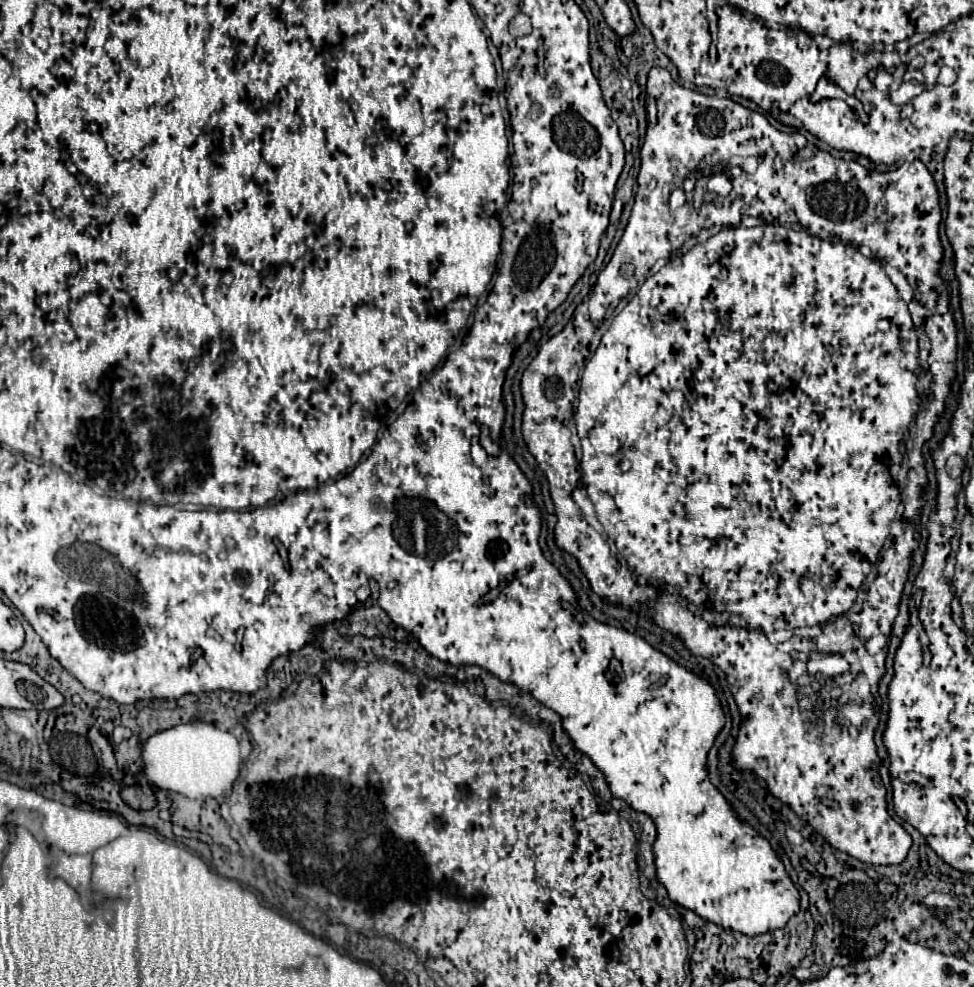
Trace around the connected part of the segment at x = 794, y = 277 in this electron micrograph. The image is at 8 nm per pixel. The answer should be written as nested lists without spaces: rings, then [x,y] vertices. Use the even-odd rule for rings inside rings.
[[[653,67],[653,69],[651,69],[651,73],[649,73],[649,81],[647,81],[647,93],[649,93],[649,95],[653,95],[653,97],[655,97],[655,98],[652,98],[652,97],[649,97],[649,98],[647,98],[647,100],[646,100],[646,112],[647,112],[647,119],[648,119],[648,123],[649,123],[649,124],[650,124],[650,125],[655,125],[655,124],[656,124],[656,121],[657,121],[657,124],[656,124],[656,125],[655,125],[655,127],[648,127],[648,128],[647,128],[647,131],[646,131],[646,135],[645,135],[645,141],[643,141],[643,144],[642,144],[642,146],[641,146],[641,149],[640,149],[640,159],[641,159],[641,169],[639,169],[639,173],[638,173],[638,176],[637,176],[637,183],[638,183],[638,189],[637,189],[637,192],[636,192],[636,193],[635,193],[635,196],[634,196],[634,200],[635,200],[635,202],[634,202],[634,205],[633,205],[633,211],[631,211],[631,217],[629,217],[629,223],[627,223],[627,227],[625,227],[625,233],[623,233],[623,237],[621,237],[621,241],[619,241],[619,245],[617,245],[617,247],[615,247],[615,253],[613,253],[613,257],[611,257],[611,261],[609,261],[609,263],[607,263],[607,267],[605,267],[605,269],[603,269],[603,271],[601,271],[601,273],[599,273],[599,279],[597,279],[597,281],[596,281],[596,283],[595,283],[595,285],[594,285],[594,286],[593,286],[593,287],[592,287],[592,291],[591,291],[591,294],[590,294],[590,296],[589,296],[589,298],[588,298],[588,310],[589,310],[589,315],[590,315],[590,316],[589,316],[589,315],[587,315],[587,319],[588,319],[588,320],[589,320],[589,321],[590,321],[590,322],[591,322],[591,323],[592,323],[592,324],[593,324],[593,326],[594,326],[594,327],[595,327],[595,329],[597,329],[597,327],[600,327],[600,326],[601,326],[601,325],[602,325],[602,324],[603,324],[603,325],[602,325],[602,326],[601,326],[601,327],[600,327],[600,328],[598,328],[598,329],[597,329],[597,330],[596,330],[596,332],[595,332],[595,334],[594,334],[594,339],[593,339],[593,333],[591,333],[591,331],[585,331],[585,333],[583,333],[583,331],[581,331],[581,327],[575,327],[575,325],[574,325],[574,324],[573,324],[573,321],[570,321],[570,322],[569,322],[569,323],[567,323],[567,325],[565,325],[565,329],[563,329],[563,331],[561,331],[561,333],[557,333],[557,335],[555,335],[555,337],[551,337],[551,339],[549,339],[549,341],[547,341],[547,343],[543,343],[543,345],[541,345],[541,349],[539,349],[539,353],[537,353],[537,357],[535,357],[535,359],[533,359],[533,361],[531,361],[531,363],[529,363],[529,367],[527,367],[527,369],[525,369],[525,373],[523,373],[523,379],[521,379],[521,393],[523,393],[523,401],[525,401],[525,413],[523,413],[523,437],[525,437],[525,443],[527,443],[527,447],[529,447],[529,451],[531,451],[531,453],[533,453],[533,455],[535,455],[535,459],[537,459],[537,463],[539,463],[539,467],[541,467],[541,471],[543,471],[543,473],[545,473],[545,477],[547,477],[547,475],[549,475],[549,485],[551,485],[551,497],[553,497],[553,503],[555,503],[555,511],[557,511],[557,527],[555,527],[555,541],[557,541],[557,545],[559,545],[559,547],[561,547],[561,549],[563,549],[563,551],[567,551],[567,553],[571,553],[571,555],[573,555],[573,557],[577,557],[577,561],[579,561],[579,565],[581,565],[581,569],[583,569],[583,573],[585,573],[585,575],[587,575],[587,579],[589,579],[589,581],[591,581],[591,587],[593,587],[593,591],[595,591],[595,593],[599,593],[599,595],[601,595],[601,597],[605,597],[605,599],[607,599],[607,601],[609,601],[609,603],[615,603],[615,601],[619,601],[619,603],[623,603],[623,605],[633,605],[633,603],[641,603],[641,601],[643,601],[643,603],[655,603],[655,617],[657,617],[657,623],[659,623],[659,625],[661,625],[661,627],[665,627],[665,629],[669,629],[669,631],[673,631],[673,633],[677,633],[677,635],[679,635],[679,637],[681,637],[681,639],[683,639],[683,643],[685,643],[685,645],[687,645],[687,647],[689,647],[689,649],[691,649],[691,653],[695,653],[695,655],[701,655],[701,657],[707,657],[707,659],[711,659],[711,661],[713,661],[713,663],[715,663],[715,665],[719,665],[719,667],[721,667],[721,669],[723,669],[723,671],[725,671],[725,675],[727,675],[727,681],[729,681],[729,685],[731,685],[731,693],[733,693],[733,697],[735,697],[735,701],[737,701],[737,705],[739,705],[739,711],[741,711],[741,717],[745,717],[745,721],[743,721],[743,723],[741,723],[741,729],[739,729],[739,735],[737,735],[737,743],[735,743],[735,747],[733,747],[733,757],[735,757],[735,765],[737,765],[737,767],[739,767],[739,769],[751,769],[751,771],[755,771],[755,773],[757,773],[757,775],[759,775],[759,777],[763,777],[763,779],[765,779],[765,781],[767,781],[767,785],[769,785],[769,791],[771,791],[771,793],[773,793],[773,795],[775,795],[775,797],[779,797],[779,799],[781,799],[781,801],[783,801],[783,803],[787,803],[787,805],[789,805],[789,807],[791,807],[791,809],[793,809],[793,811],[795,811],[795,813],[797,813],[797,815],[799,815],[799,817],[801,817],[801,819],[805,819],[805,821],[807,821],[807,823],[809,823],[809,825],[811,825],[811,827],[813,827],[813,829],[815,829],[815,831],[817,831],[817,833],[819,833],[819,835],[821,835],[821,837],[823,837],[823,839],[825,839],[825,841],[827,841],[827,843],[829,843],[829,845],[833,845],[833,849],[841,849],[841,851],[845,851],[845,853],[849,853],[849,855],[851,855],[851,857],[855,857],[855,859],[859,859],[859,861],[863,861],[863,863],[871,863],[871,865],[899,865],[899,863],[903,863],[903,861],[905,861],[905,857],[907,857],[907,851],[909,851],[909,847],[911,847],[911,837],[909,837],[909,833],[907,833],[907,831],[905,831],[905,829],[903,829],[903,827],[901,827],[901,825],[899,825],[899,823],[897,823],[897,821],[895,821],[895,819],[893,819],[893,817],[891,817],[891,815],[889,815],[889,813],[887,813],[887,801],[885,801],[885,789],[883,789],[883,787],[879,787],[879,785],[877,785],[877,783],[875,783],[875,781],[873,781],[873,775],[871,775],[871,765],[873,765],[873,763],[875,763],[875,761],[877,761],[877,751],[875,751],[875,743],[873,743],[873,733],[875,733],[875,727],[877,727],[877,723],[879,723],[879,703],[881,703],[881,699],[879,699],[879,695],[877,695],[877,683],[879,683],[879,679],[881,679],[881,675],[883,675],[883,673],[885,673],[885,667],[883,667],[883,659],[881,659],[881,657],[873,657],[873,655],[869,655],[869,653],[867,653],[867,651],[865,651],[865,647],[863,647],[863,653],[857,653],[857,655],[847,655],[847,661],[849,661],[849,665],[851,665],[851,667],[849,667],[849,671],[851,671],[851,673],[853,673],[853,675],[855,675],[855,681],[853,681],[853,683],[849,683],[849,685],[841,685],[841,687],[839,687],[839,709],[837,709],[837,707],[833,707],[833,711],[835,711],[835,713],[815,713],[815,711],[801,711],[801,707],[799,707],[799,691],[801,691],[801,689],[799,689],[799,685],[797,685],[797,679],[799,679],[799,677],[801,677],[801,675],[803,675],[803,671],[799,671],[799,669],[797,669],[797,665],[795,665],[795,667],[791,667],[791,669],[783,669],[783,655],[781,655],[781,653],[773,653],[773,643],[769,643],[769,639],[767,639],[767,633],[771,633],[771,631],[775,631],[775,629],[793,629],[793,627],[799,627],[799,625],[817,625],[817,623],[819,623],[819,625],[823,625],[823,623],[825,623],[825,621],[829,621],[829,619],[831,619],[831,615],[843,615],[843,613],[845,613],[845,611],[849,611],[849,607],[851,607],[851,605],[853,605],[853,601],[855,601],[855,597],[857,597],[857,589],[859,589],[859,587],[861,587],[861,583],[863,583],[863,579],[865,579],[865,577],[867,577],[867,575],[869,575],[869,573],[871,573],[871,569],[873,569],[873,565],[877,565],[877,561],[879,561],[879,553],[881,553],[881,549],[883,549],[883,545],[885,545],[885,539],[887,539],[887,535],[889,535],[889,523],[891,523],[891,521],[893,521],[893,517],[895,517],[895,511],[897,511],[897,505],[899,505],[899,489],[897,489],[897,483],[895,483],[895,475],[897,475],[897,469],[899,469],[899,465],[901,465],[901,459],[903,459],[903,451],[905,451],[905,443],[903,443],[903,437],[905,437],[905,433],[907,433],[907,429],[909,429],[909,425],[911,425],[911,423],[913,423],[913,425],[911,425],[911,429],[909,429],[909,439],[907,439],[907,465],[909,465],[909,483],[907,483],[907,493],[909,493],[909,487],[921,487],[921,485],[925,485],[925,483],[927,483],[927,479],[925,479],[925,469],[923,469],[923,457],[921,457],[921,447],[923,447],[923,443],[925,443],[925,441],[927,441],[927,439],[929,439],[929,437],[931,437],[931,433],[933,433],[933,425],[935,425],[935,421],[937,421],[937,417],[939,417],[939,413],[941,413],[941,411],[943,411],[943,405],[945,405],[945,401],[943,401],[943,399],[945,399],[945,395],[947,395],[947,391],[949,391],[949,381],[951,381],[951,379],[953,379],[953,377],[955,377],[955,371],[953,371],[953,361],[955,361],[955,355],[957,355],[957,341],[955,341],[955,321],[953,321],[953,315],[951,315],[951,313],[947,313],[947,312],[948,312],[948,311],[949,311],[949,309],[950,309],[950,308],[949,308],[949,306],[950,306],[950,305],[949,305],[949,303],[950,303],[950,289],[948,289],[948,287],[947,287],[947,286],[945,286],[945,285],[942,285],[942,286],[941,286],[941,287],[940,287],[940,302],[939,302],[939,303],[938,303],[938,307],[940,307],[940,310],[938,310],[938,311],[939,311],[939,313],[940,313],[940,314],[945,314],[945,315],[941,315],[941,317],[939,317],[939,315],[937,315],[937,317],[929,317],[929,319],[927,319],[927,321],[925,321],[925,320],[926,320],[926,318],[927,318],[927,317],[928,317],[928,316],[929,316],[929,315],[930,315],[930,314],[931,314],[931,312],[930,312],[930,311],[929,311],[929,310],[927,310],[927,309],[926,309],[926,308],[925,308],[925,307],[921,307],[921,304],[920,304],[920,303],[919,303],[919,302],[917,302],[917,301],[915,301],[915,300],[913,300],[913,289],[912,289],[912,287],[911,287],[911,286],[910,286],[910,285],[909,285],[909,283],[911,283],[911,285],[913,285],[913,287],[915,287],[915,283],[923,283],[923,271],[937,271],[937,269],[939,269],[939,261],[941,261],[941,257],[943,257],[943,247],[941,247],[941,241],[939,241],[939,221],[941,221],[941,209],[939,209],[939,197],[937,197],[937,187],[935,187],[935,183],[933,183],[933,177],[931,177],[931,173],[929,173],[929,171],[927,171],[927,167],[925,167],[925,165],[923,165],[923,163],[921,163],[921,161],[919,161],[919,159],[915,159],[915,161],[913,161],[913,163],[903,163],[903,165],[901,165],[901,167],[899,167],[899,169],[895,169],[895,171],[889,171],[889,172],[885,172],[885,173],[879,173],[879,171],[871,171],[871,169],[867,169],[867,167],[863,167],[863,165],[859,165],[859,163],[858,163],[858,162],[857,162],[857,161],[854,161],[854,160],[853,160],[853,159],[851,159],[851,161],[845,161],[845,159],[839,159],[839,157],[833,157],[833,155],[831,155],[831,153],[827,153],[827,151],[819,151],[819,149],[817,149],[817,147],[815,147],[815,145],[811,145],[811,143],[809,143],[809,141],[807,141],[807,139],[805,139],[805,137],[803,137],[803,135],[801,135],[801,133],[781,133],[781,131],[777,131],[777,129],[775,129],[775,127],[773,127],[773,125],[771,125],[771,123],[769,123],[769,121],[767,121],[767,119],[765,119],[765,117],[763,117],[763,115],[761,115],[761,113],[757,113],[757,111],[751,111],[751,109],[745,109],[745,107],[743,107],[743,105],[739,105],[739,103],[733,103],[733,101],[731,101],[731,99],[721,99],[721,97],[707,97],[707,95],[701,95],[701,93],[697,93],[697,91],[691,91],[691,89],[685,89],[685,87],[681,87],[681,85],[679,85],[679,83],[675,83],[675,81],[673,81],[673,79],[671,79],[671,75],[669,75],[669,71],[667,71],[667,69],[663,69],[663,67]],[[767,133],[781,133],[781,135],[777,135],[777,137],[769,137],[769,141],[777,141],[777,149],[773,149],[773,147],[771,147],[771,149],[769,149],[769,145],[767,145],[767,143],[769,143],[769,141],[767,141]],[[753,149],[761,149],[761,153],[769,153],[769,151],[771,151],[771,155],[769,155],[769,157],[763,157],[763,159],[761,159],[761,157],[757,157],[757,159],[759,159],[759,167],[757,167],[757,171],[755,171],[755,173],[753,173],[753,175],[741,175],[741,177],[739,177],[739,179],[737,179],[737,183],[735,183],[735,187],[733,187],[733,189],[731,189],[731,193],[729,193],[729,195],[725,195],[725,197],[723,197],[723,203],[721,203],[721,205],[719,205],[719,207],[713,207],[713,213],[707,213],[707,215],[705,215],[705,213],[703,213],[703,217],[697,217],[697,219],[695,219],[695,223],[689,223],[689,221],[687,221],[687,223],[685,223],[685,225],[687,225],[687,227],[685,227],[685,229],[681,229],[681,227],[679,227],[679,225],[675,225],[675,221],[669,221],[669,213],[667,213],[667,203],[665,203],[665,201],[663,201],[663,185],[665,185],[665,184],[666,184],[666,183],[671,183],[671,181],[673,181],[673,177],[675,177],[675,163],[673,163],[673,161],[684,161],[684,162],[687,162],[687,165],[689,165],[689,166],[687,166],[687,167],[688,167],[688,169],[689,169],[689,170],[690,170],[690,171],[692,171],[692,170],[693,170],[693,172],[694,172],[694,171],[697,171],[697,170],[698,170],[698,167],[699,167],[699,165],[701,165],[701,162],[703,162],[703,167],[713,167],[713,165],[719,165],[719,163],[721,163],[721,161],[723,161],[723,159],[729,159],[729,157],[731,157],[731,155],[743,155],[743,153],[753,153]],[[741,213],[747,213],[747,215],[751,215],[751,217],[757,217],[757,219],[761,219],[761,221],[765,221],[765,222],[767,222],[767,223],[770,223],[770,224],[767,224],[767,223],[765,223],[765,225],[759,225],[759,226],[755,226],[755,227],[749,227],[749,229],[745,229],[745,227],[737,227],[737,226],[736,226],[736,227],[733,227],[733,225],[739,225],[739,223],[741,223]],[[721,217],[723,217],[723,225],[725,225],[725,227],[724,227],[724,228],[723,228],[723,231],[721,231],[721,233],[718,233],[718,232],[719,232],[719,231],[720,231],[720,230],[721,230],[721,229],[722,229],[722,225],[718,225],[718,224],[716,224],[716,225],[715,225],[715,223],[717,223],[717,219],[721,219]],[[783,220],[784,220],[784,223],[786,223],[786,222],[787,222],[787,223],[786,223],[786,228],[787,228],[787,229],[792,229],[792,230],[795,230],[795,231],[796,231],[796,232],[795,232],[795,231],[787,231],[787,229],[786,229],[786,228],[784,228],[784,227],[783,227],[783,226],[781,226],[781,225],[779,225],[779,224],[774,224],[774,223],[771,223],[771,222],[774,222],[774,221],[776,221],[776,222],[779,222],[779,221],[780,221],[780,223],[781,223],[781,222],[782,222],[782,221],[783,221]],[[665,225],[669,225],[669,241],[665,241]],[[699,231],[701,231],[701,233],[700,233],[700,234],[699,234],[699,235],[698,235],[698,236],[697,236],[697,237],[696,237],[696,239],[695,239],[695,244],[697,244],[697,243],[699,243],[699,242],[704,242],[704,241],[705,241],[705,243],[699,243],[699,245],[695,245],[695,247],[693,247],[693,249],[691,249],[691,251],[689,251],[689,253],[687,253],[687,255],[679,255],[679,257],[675,257],[675,251],[677,251],[677,249],[679,249],[679,247],[681,247],[681,245],[683,245],[683,243],[685,243],[685,241],[687,241],[687,239],[689,239],[689,237],[693,237],[693,235],[697,235],[697,233],[699,233]],[[810,233],[813,233],[813,235],[819,235],[819,233],[825,233],[825,235],[829,235],[829,237],[839,237],[839,239],[841,239],[841,241],[847,241],[847,243],[851,243],[851,245],[855,245],[855,247],[859,247],[859,245],[867,245],[867,247],[869,247],[869,249],[871,249],[871,253],[873,253],[873,257],[877,257],[877,259],[879,259],[879,261],[885,261],[885,263],[884,263],[884,264],[883,264],[883,266],[884,266],[884,268],[885,268],[885,269],[886,269],[886,272],[887,272],[887,274],[888,274],[888,276],[889,276],[889,277],[887,277],[887,275],[885,275],[885,271],[881,271],[881,265],[879,265],[879,263],[869,263],[869,261],[867,261],[867,259],[865,259],[865,257],[861,257],[861,253],[860,253],[860,251],[859,251],[859,250],[858,250],[858,249],[857,249],[857,248],[855,248],[855,247],[853,247],[853,246],[851,246],[851,245],[849,245],[849,244],[844,244],[844,243],[841,243],[841,242],[836,242],[836,243],[834,243],[834,242],[833,242],[833,241],[828,241],[828,242],[826,242],[826,241],[824,241],[824,240],[822,240],[822,239],[820,239],[820,238],[819,238],[819,237],[817,237],[817,236],[814,236],[814,237],[813,237],[813,236],[812,236],[812,235],[811,235],[811,234],[810,234]],[[625,263],[631,263],[631,265],[633,265],[633,267],[635,267],[635,273],[633,273],[633,275],[629,275],[629,277],[627,277],[627,275],[623,275],[623,273],[621,273],[621,267],[623,267],[623,265],[625,265]],[[653,263],[655,263],[655,264],[654,264],[654,266],[653,266],[653,267],[652,267],[652,274],[655,274],[655,273],[657,273],[657,272],[658,272],[658,271],[659,271],[659,270],[660,270],[660,269],[661,269],[661,267],[662,267],[662,266],[664,266],[664,265],[665,265],[665,267],[663,267],[663,269],[661,269],[661,271],[659,271],[659,273],[657,273],[657,275],[653,275],[653,277],[651,277],[651,279],[647,279],[647,281],[645,281],[645,283],[643,283],[643,285],[641,285],[641,289],[639,289],[639,291],[637,291],[637,295],[635,295],[635,294],[636,294],[636,291],[633,291],[633,289],[635,289],[635,287],[637,287],[637,285],[639,285],[639,277],[645,277],[645,273],[647,273],[647,271],[649,271],[649,267],[651,267],[651,265],[653,265]],[[614,310],[615,310],[615,312],[617,312],[617,313],[619,313],[619,315],[617,315],[617,317],[615,317],[615,319],[613,319],[613,323],[611,323],[611,321],[612,321],[612,319],[611,319],[611,318],[609,318],[609,319],[606,319],[606,318],[608,318],[608,317],[609,317],[609,316],[610,316],[610,315],[611,315],[611,314],[612,314],[612,313],[613,313],[613,311],[614,311]],[[589,345],[591,345],[591,346],[590,346],[590,348],[593,348],[593,349],[596,349],[596,348],[597,348],[597,347],[598,347],[598,346],[599,346],[599,349],[597,349],[597,351],[595,351],[595,355],[593,355],[593,359],[591,359],[591,361],[589,361],[589,363],[587,363],[587,365],[585,365],[585,359],[587,359],[587,357],[589,357]],[[917,353],[919,353],[919,362],[920,362],[920,365],[921,365],[921,366],[922,366],[922,367],[923,367],[923,368],[925,368],[925,369],[926,369],[926,368],[927,368],[927,375],[929,375],[929,383],[927,383],[927,384],[926,384],[926,385],[925,385],[925,384],[924,384],[924,381],[923,381],[923,380],[922,380],[922,378],[920,378],[920,379],[919,379],[919,382],[918,382],[918,385],[917,385],[917,389],[918,389],[918,390],[919,390],[919,391],[921,391],[921,393],[919,393],[919,395],[921,395],[921,399],[919,399],[919,395],[917,395],[917,391],[915,391],[915,383],[917,383],[917,373],[919,373],[919,363],[917,363]],[[576,395],[577,395],[577,399],[579,399],[579,405],[577,405],[577,411],[576,411],[576,414],[575,414],[575,417],[576,417],[576,416],[577,416],[577,422],[575,422],[575,425],[574,425],[574,423],[569,423],[569,421],[571,421],[571,417],[573,417],[573,411],[572,411],[572,410],[573,410],[573,402],[574,402],[574,401],[575,401],[575,399],[576,399]],[[569,424],[570,424],[570,426],[571,426],[571,427],[572,427],[572,428],[573,428],[573,427],[574,427],[574,426],[575,426],[575,428],[576,428],[576,430],[577,430],[577,433],[579,433],[579,437],[581,437],[581,442],[580,442],[580,439],[579,439],[579,438],[577,438],[577,437],[578,437],[578,436],[572,436],[572,437],[573,437],[573,438],[571,438],[571,431],[569,431]],[[581,447],[583,447],[583,457],[581,457],[581,471],[583,471],[583,481],[587,481],[587,491],[586,491],[586,488],[584,488],[584,486],[582,486],[582,485],[579,485],[579,481],[581,481],[581,473],[579,473],[579,469],[577,469],[577,467],[579,467],[579,459],[577,459],[577,457],[575,457],[575,449],[581,449]],[[603,527],[605,527],[605,533],[607,533],[607,537],[609,537],[609,539],[611,539],[611,541],[615,541],[615,545],[617,545],[617,551],[619,551],[619,555],[623,555],[623,557],[625,557],[625,561],[627,561],[627,565],[629,565],[629,567],[631,567],[631,569],[635,569],[635,571],[637,571],[637,573],[641,573],[641,575],[647,575],[647,577],[657,577],[657,579],[661,579],[661,581],[665,581],[665,583],[669,583],[669,585],[675,585],[675,587],[679,587],[679,591],[681,591],[681,595],[683,595],[683,597],[685,597],[685,599],[681,599],[681,597],[673,597],[673,595],[671,595],[671,593],[661,593],[661,591],[659,591],[659,589],[657,589],[657,587],[653,587],[653,585],[647,585],[647,587],[639,587],[639,585],[637,585],[637,579],[635,579],[635,575],[633,575],[633,573],[631,573],[631,571],[629,571],[629,569],[627,569],[627,567],[625,567],[625,565],[621,565],[621,563],[619,563],[619,559],[617,559],[617,557],[615,557],[615,555],[613,555],[613,557],[611,557],[611,549],[609,549],[609,543],[607,543],[607,537],[605,537],[605,535],[599,535],[599,533],[597,533],[597,531],[598,531],[598,532],[600,532],[600,533],[603,533]],[[687,601],[689,601],[689,603],[693,603],[693,605],[697,605],[697,607],[699,607],[699,609],[709,609],[709,611],[713,611],[713,613],[723,613],[723,611],[727,611],[727,613],[731,613],[731,615],[739,615],[739,617],[743,617],[743,619],[745,619],[745,621],[747,621],[747,627],[739,627],[739,625],[733,625],[733,623],[725,623],[725,625],[719,625],[719,627],[717,627],[717,625],[715,625],[715,623],[707,623],[707,621],[705,621],[705,619],[703,619],[703,617],[701,617],[701,615],[697,615],[697,613],[693,613],[693,611],[689,611],[689,603],[687,603]],[[849,727],[855,727],[855,729],[857,729],[857,737],[851,737],[851,733],[849,733]]]

